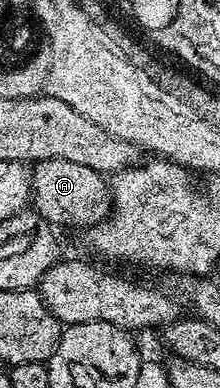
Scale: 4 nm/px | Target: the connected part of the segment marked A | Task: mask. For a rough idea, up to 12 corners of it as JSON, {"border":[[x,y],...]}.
{"border":[[71,159],[31,169],[31,205],[54,227],[109,216],[111,185]]}

